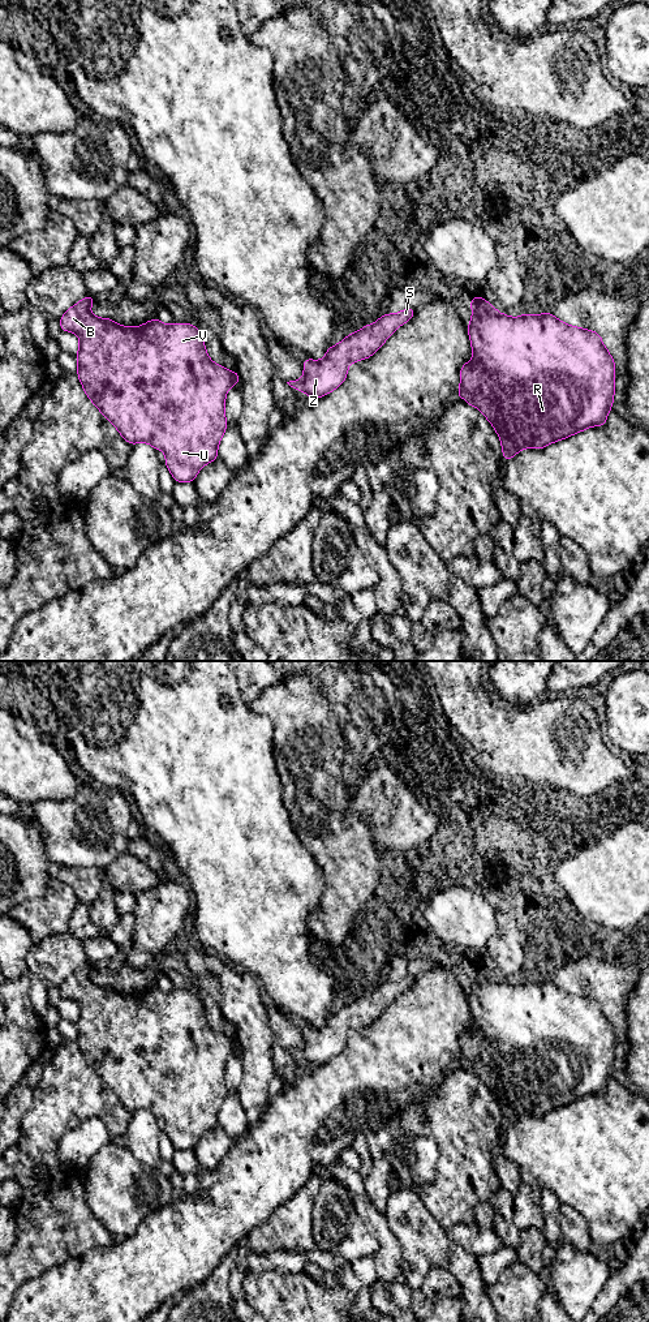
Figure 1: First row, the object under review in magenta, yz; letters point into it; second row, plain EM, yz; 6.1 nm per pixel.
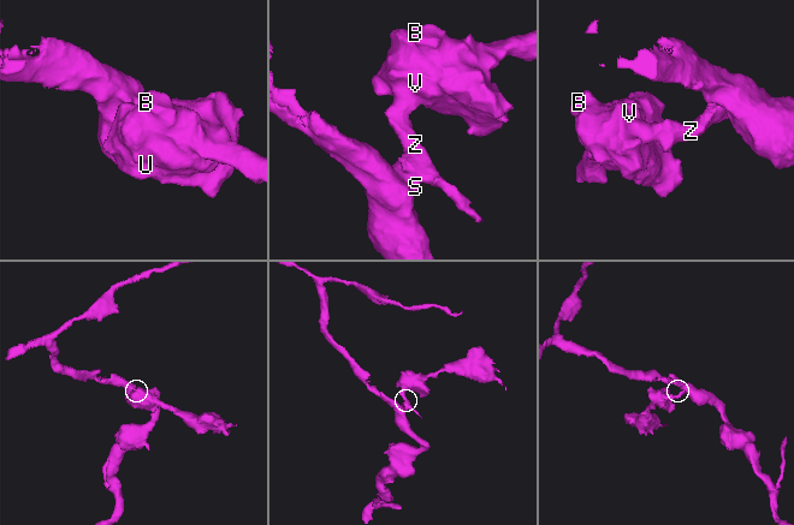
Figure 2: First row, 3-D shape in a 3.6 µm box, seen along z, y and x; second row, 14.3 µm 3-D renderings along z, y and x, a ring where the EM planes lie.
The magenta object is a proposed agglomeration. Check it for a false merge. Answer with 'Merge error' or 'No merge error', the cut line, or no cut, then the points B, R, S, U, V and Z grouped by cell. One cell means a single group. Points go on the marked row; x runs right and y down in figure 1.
No merge error. No split. Groups: B R S U V Z

